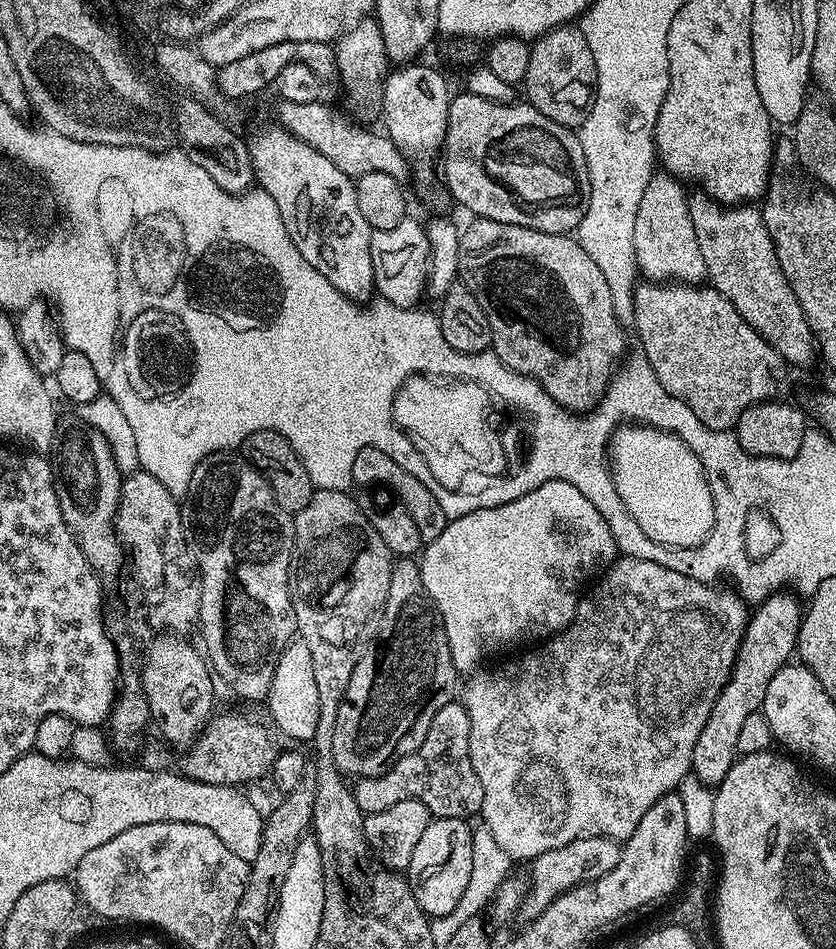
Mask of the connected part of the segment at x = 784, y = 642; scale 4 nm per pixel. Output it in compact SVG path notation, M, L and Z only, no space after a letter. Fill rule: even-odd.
M791 591L773 592L759 601L749 615L730 678L726 686L722 686L722 694L718 694L714 710L710 710L710 718L706 718L706 726L702 726L702 734L698 734L698 742L694 742L691 775L698 777L703 784L715 786L730 774L730 766L734 766L738 758L736 747L741 727L750 714L763 709L770 678L793 659L802 615L799 602Z

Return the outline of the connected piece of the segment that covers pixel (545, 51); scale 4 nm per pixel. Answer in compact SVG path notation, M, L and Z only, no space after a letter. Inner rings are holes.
M572 22L559 24L544 36L537 36L531 41L530 66L526 66L522 92L528 95L525 96L527 103L564 128L576 130L586 122L596 97L596 67L594 54L590 54L590 42L586 42L586 34L582 34L579 26Z

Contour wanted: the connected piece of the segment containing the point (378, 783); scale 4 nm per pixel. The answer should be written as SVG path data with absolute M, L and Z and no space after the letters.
M463 703L447 704L434 714L434 722L430 722L430 730L426 730L426 738L414 754L406 754L386 772L361 776L355 783L356 801L366 814L386 810L394 802L417 800L436 818L475 817L482 806L482 782L478 782L474 762L470 762L470 714Z

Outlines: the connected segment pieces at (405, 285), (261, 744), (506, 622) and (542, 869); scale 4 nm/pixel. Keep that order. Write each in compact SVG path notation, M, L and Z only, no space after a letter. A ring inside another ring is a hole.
M406 218L398 222L398 226L393 226L390 230L378 230L373 232L370 238L370 258L374 266L374 278L372 283L379 299L389 300L394 306L399 308L416 308L420 299L425 299L428 286L428 267L432 251L428 241L428 229L423 223Z
M228 712L225 716L213 715L212 719L204 725L204 731L187 745L184 757L180 760L179 771L190 779L202 783L246 786L251 780L260 780L269 775L272 763L278 753L278 746L272 741L272 736L256 720L248 716L239 716L236 712Z
M551 480L538 486L538 490L530 490L530 494L522 494L522 498L514 498L514 502L493 502L489 508L449 519L446 530L438 538L427 541L418 563L422 586L446 630L456 671L472 674L487 656L503 648L543 642L563 632L574 618L586 585L597 574L611 568L616 559L614 534L610 534L606 518L598 514L598 506L578 486Z
M583 836L574 842L566 842L566 846L558 846L554 850L546 850L541 856L531 861L532 876L530 887L520 906L519 915L525 921L538 918L566 890L583 884L585 880L597 880L602 874L610 874L620 861L621 841L612 840L608 836Z

